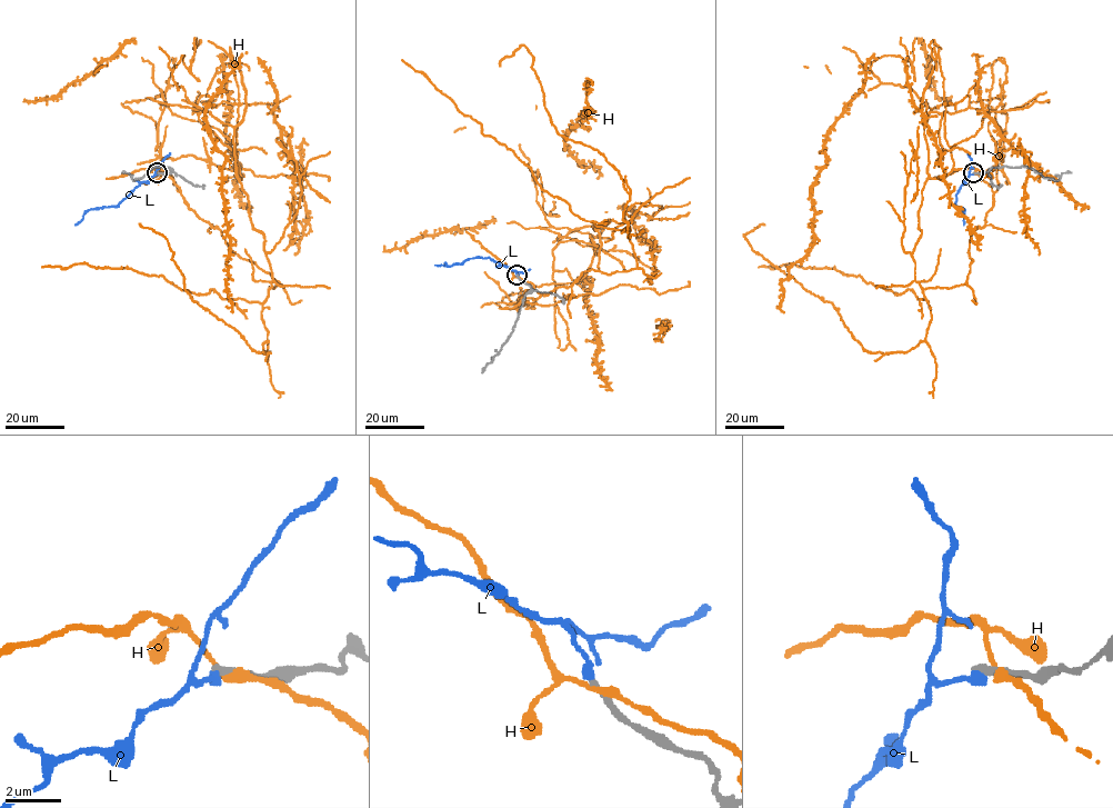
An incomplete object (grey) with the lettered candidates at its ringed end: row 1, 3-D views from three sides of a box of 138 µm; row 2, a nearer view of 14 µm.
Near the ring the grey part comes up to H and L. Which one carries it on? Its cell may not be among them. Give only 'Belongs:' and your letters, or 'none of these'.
Belongs: none of these

